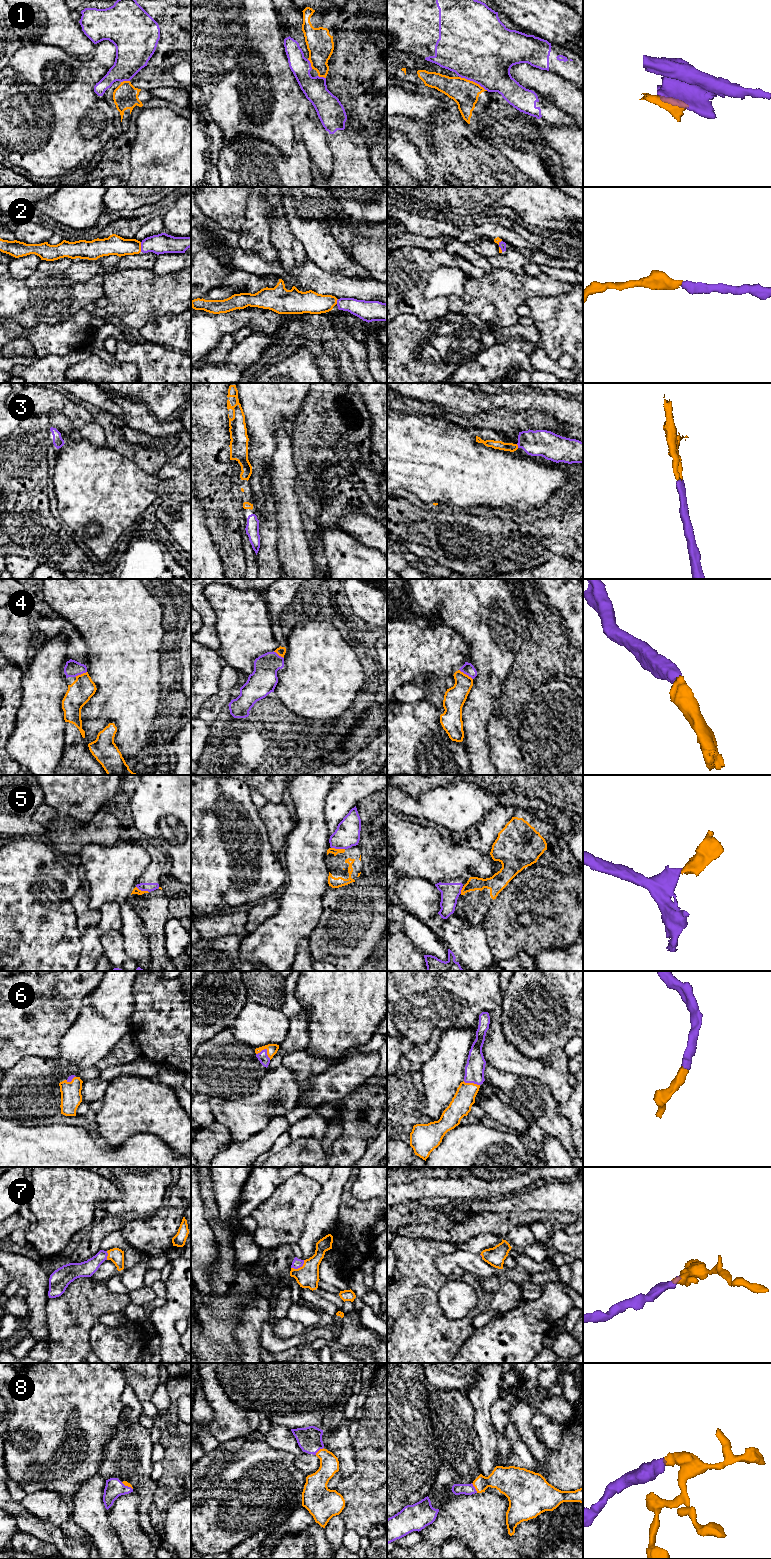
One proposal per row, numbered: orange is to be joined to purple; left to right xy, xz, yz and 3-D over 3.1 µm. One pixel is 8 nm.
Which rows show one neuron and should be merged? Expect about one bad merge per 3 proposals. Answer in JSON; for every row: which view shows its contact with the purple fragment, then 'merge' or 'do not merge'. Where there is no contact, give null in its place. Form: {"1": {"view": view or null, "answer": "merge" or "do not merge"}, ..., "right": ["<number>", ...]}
{"1": {"view": "yz", "answer": "do not merge"}, "2": {"view": "xy", "answer": "merge"}, "3": {"view": "yz", "answer": "merge"}, "4": {"view": "yz", "answer": "merge"}, "5": {"view": "xz", "answer": "do not merge"}, "6": {"view": "xz", "answer": "merge"}, "7": {"view": "xz", "answer": "merge"}, "8": {"view": "yz", "answer": "merge"}, "right": ["2", "3", "4", "6", "7", "8"]}

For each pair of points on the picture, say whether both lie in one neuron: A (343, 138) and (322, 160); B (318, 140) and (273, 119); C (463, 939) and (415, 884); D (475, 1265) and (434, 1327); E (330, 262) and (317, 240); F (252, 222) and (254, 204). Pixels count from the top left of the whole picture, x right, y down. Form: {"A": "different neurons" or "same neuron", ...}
{"A": "different neurons", "B": "same neuron", "C": "same neuron", "D": "different neurons", "E": "same neuron", "F": "same neuron"}

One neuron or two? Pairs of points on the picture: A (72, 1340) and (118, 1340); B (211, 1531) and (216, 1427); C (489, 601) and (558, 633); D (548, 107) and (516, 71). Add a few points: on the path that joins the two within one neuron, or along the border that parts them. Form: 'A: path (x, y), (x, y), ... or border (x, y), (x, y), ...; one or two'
A: border (98, 1321), (90, 1331), (90, 1345), (93, 1352); two
B: border (244, 1438), (234, 1438), (221, 1442); two
C: border (508, 590), (513, 599), (520, 636); two
D: border (516, 80), (548, 100), (555, 107); two

